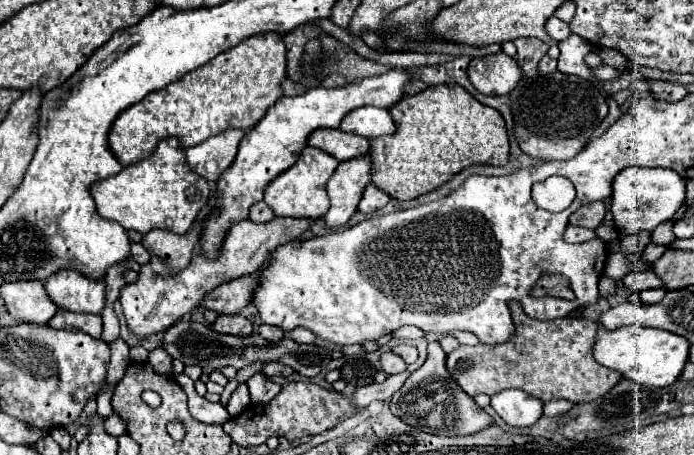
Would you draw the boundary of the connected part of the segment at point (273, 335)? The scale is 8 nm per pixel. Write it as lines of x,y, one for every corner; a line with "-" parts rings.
261,325
259,327
259,335
267,341
281,341
283,339
283,331
279,327
273,327
273,325

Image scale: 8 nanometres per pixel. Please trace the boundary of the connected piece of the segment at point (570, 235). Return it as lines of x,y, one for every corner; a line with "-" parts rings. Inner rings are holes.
569,225
569,227
565,229
565,235
563,235
563,239
565,239
567,243
583,243
583,241
589,241
589,239
593,239
593,237
597,237
593,229
575,227
575,225

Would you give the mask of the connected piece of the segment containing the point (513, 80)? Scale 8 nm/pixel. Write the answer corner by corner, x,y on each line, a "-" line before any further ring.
495,53
471,59
469,81
483,95
507,95
521,81
521,69
509,55

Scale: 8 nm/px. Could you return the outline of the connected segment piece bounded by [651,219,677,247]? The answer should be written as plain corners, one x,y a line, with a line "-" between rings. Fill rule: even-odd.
669,220
665,225
659,225
653,233
651,233
651,241
657,243
657,245
665,245
669,247
677,237
673,237
673,231
671,231
671,225
673,225
674,220

